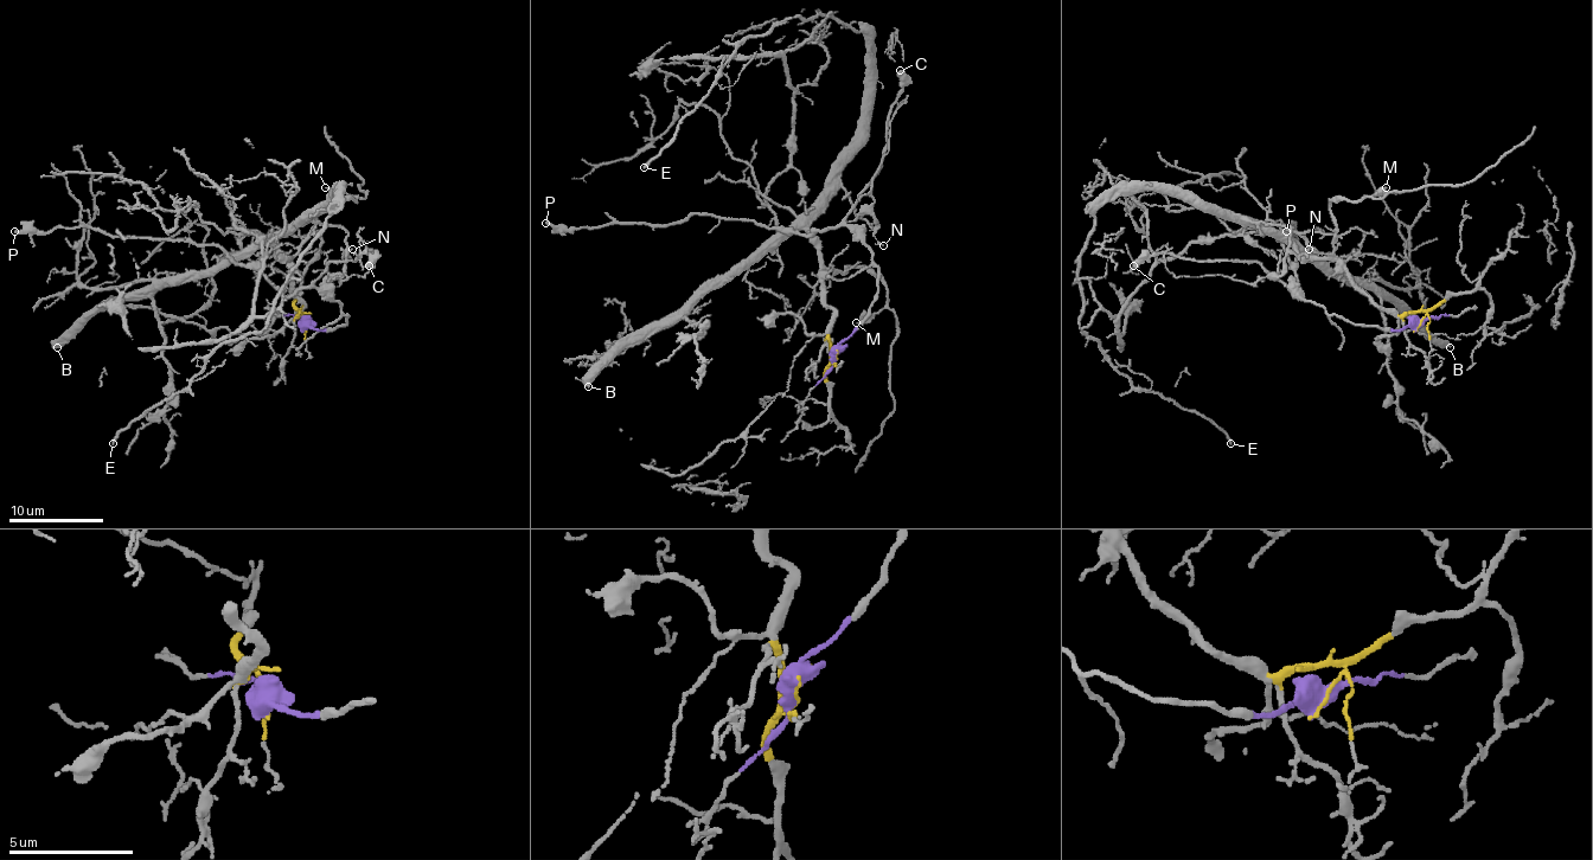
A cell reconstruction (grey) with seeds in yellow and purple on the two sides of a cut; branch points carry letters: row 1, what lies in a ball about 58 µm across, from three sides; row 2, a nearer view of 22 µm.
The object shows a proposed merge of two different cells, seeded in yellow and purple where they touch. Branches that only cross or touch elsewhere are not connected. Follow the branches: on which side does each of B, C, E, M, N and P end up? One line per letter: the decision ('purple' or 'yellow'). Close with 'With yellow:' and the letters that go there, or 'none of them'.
B: yellow
C: purple
E: yellow
M: yellow
N: yellow
P: purple
With yellow: B, E, M, N

